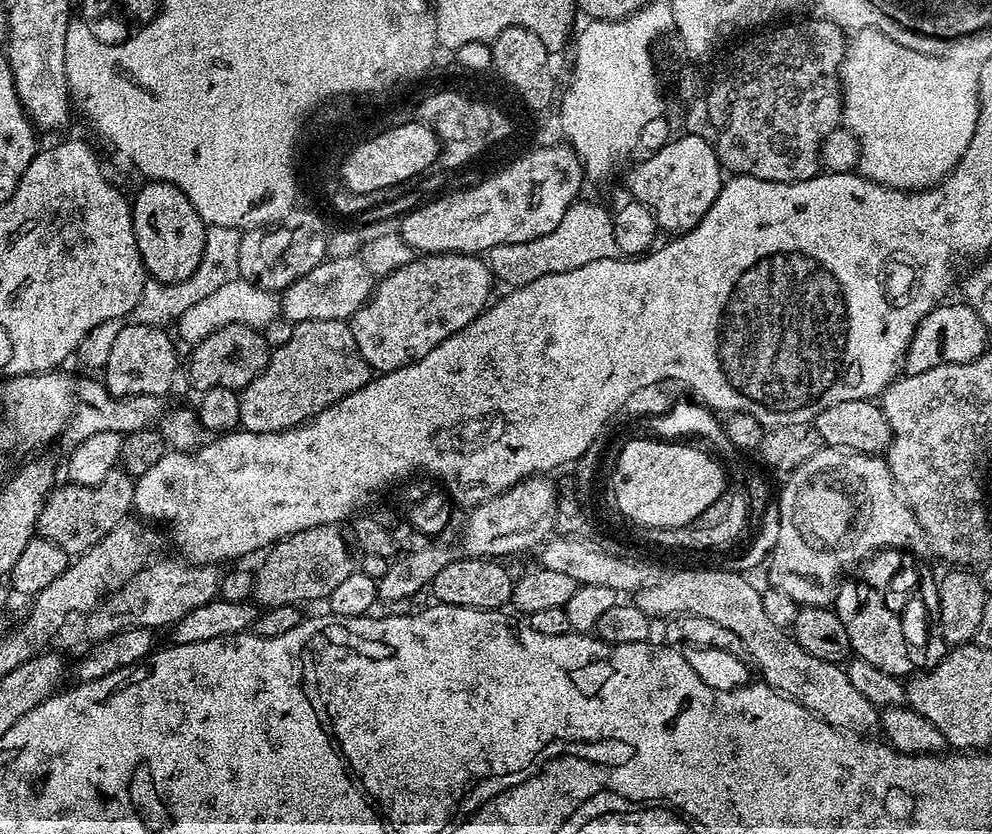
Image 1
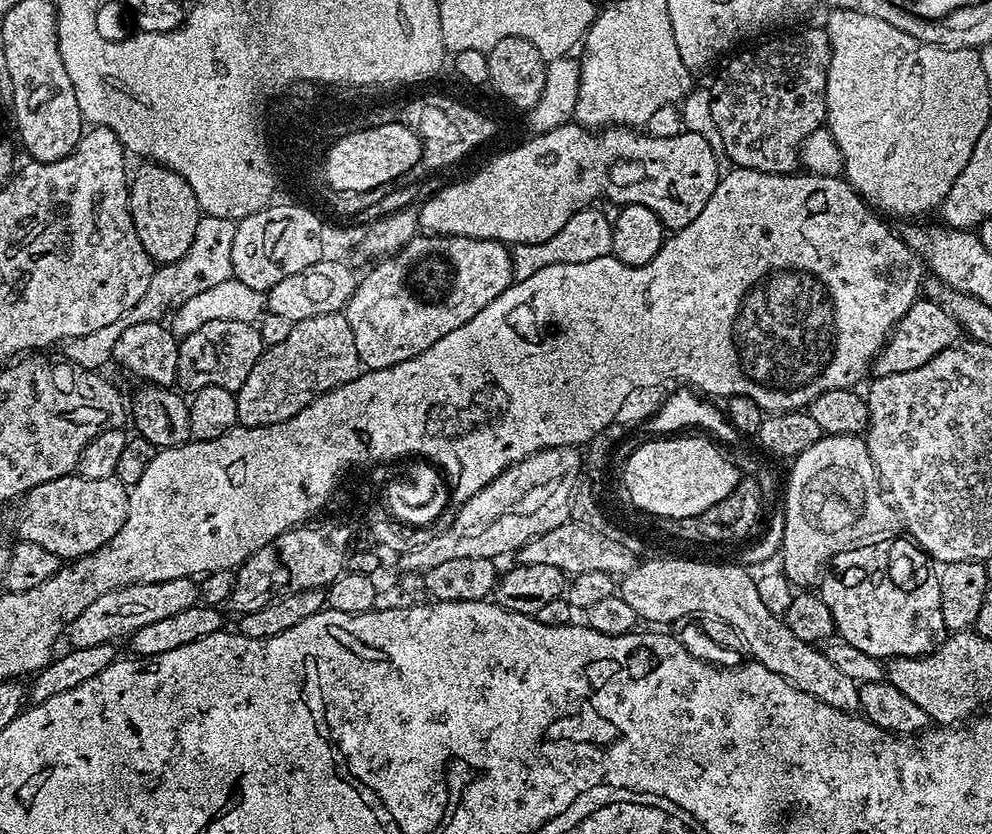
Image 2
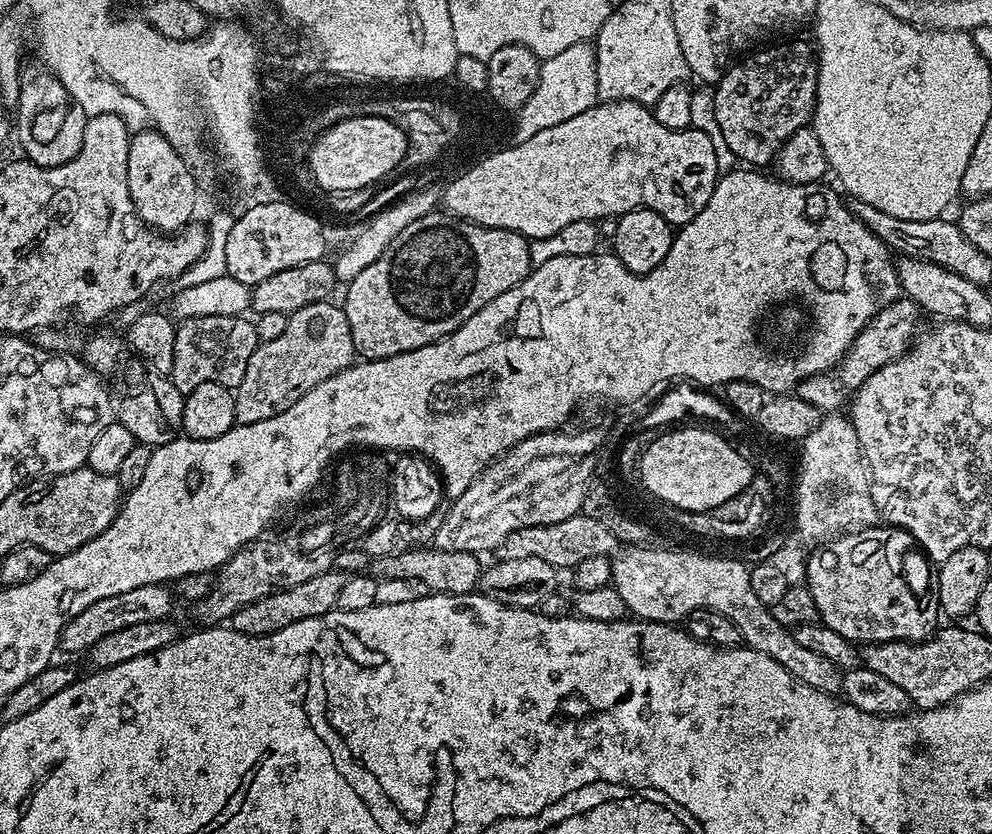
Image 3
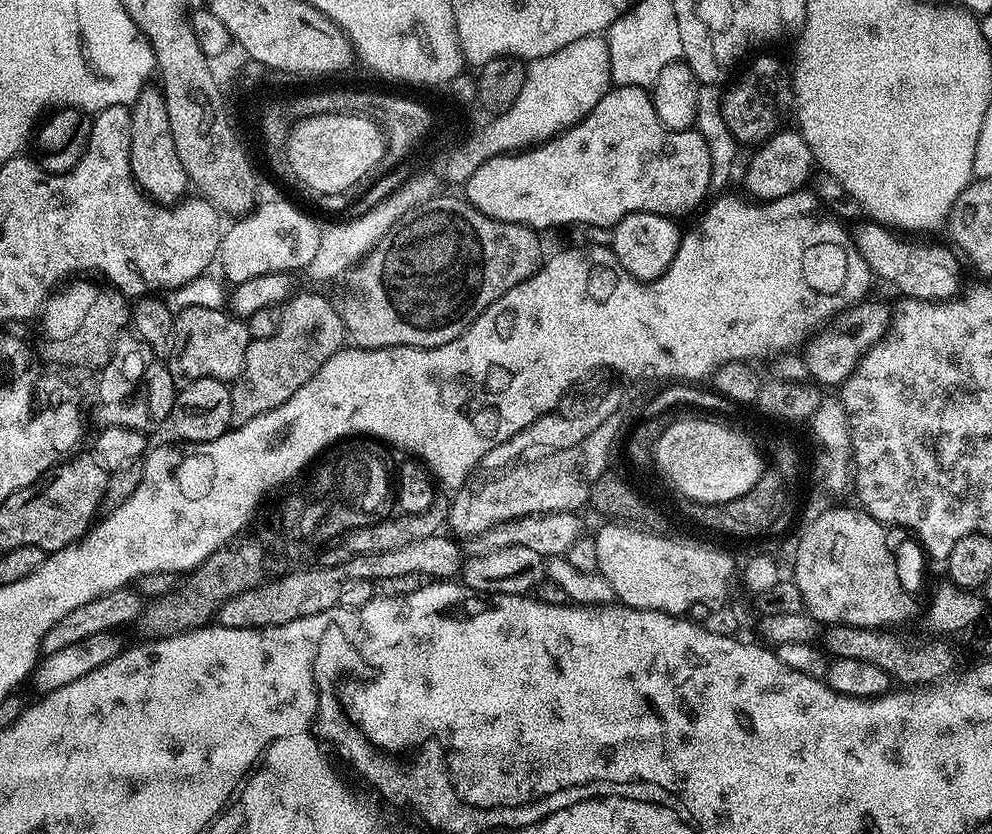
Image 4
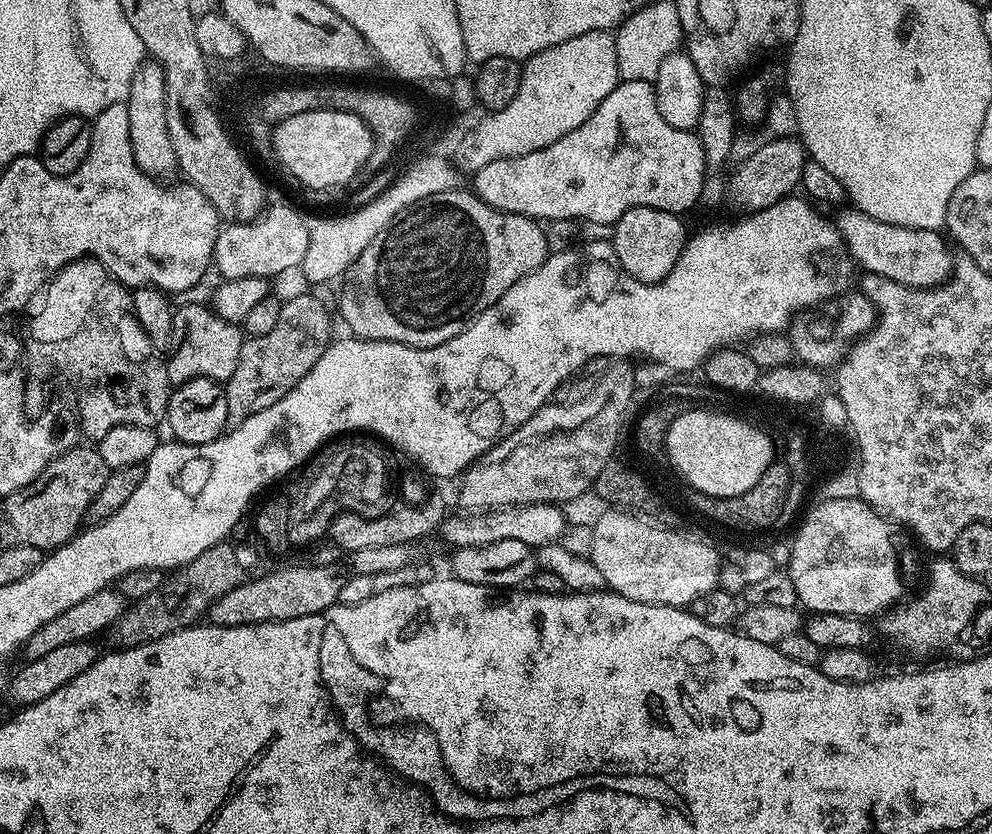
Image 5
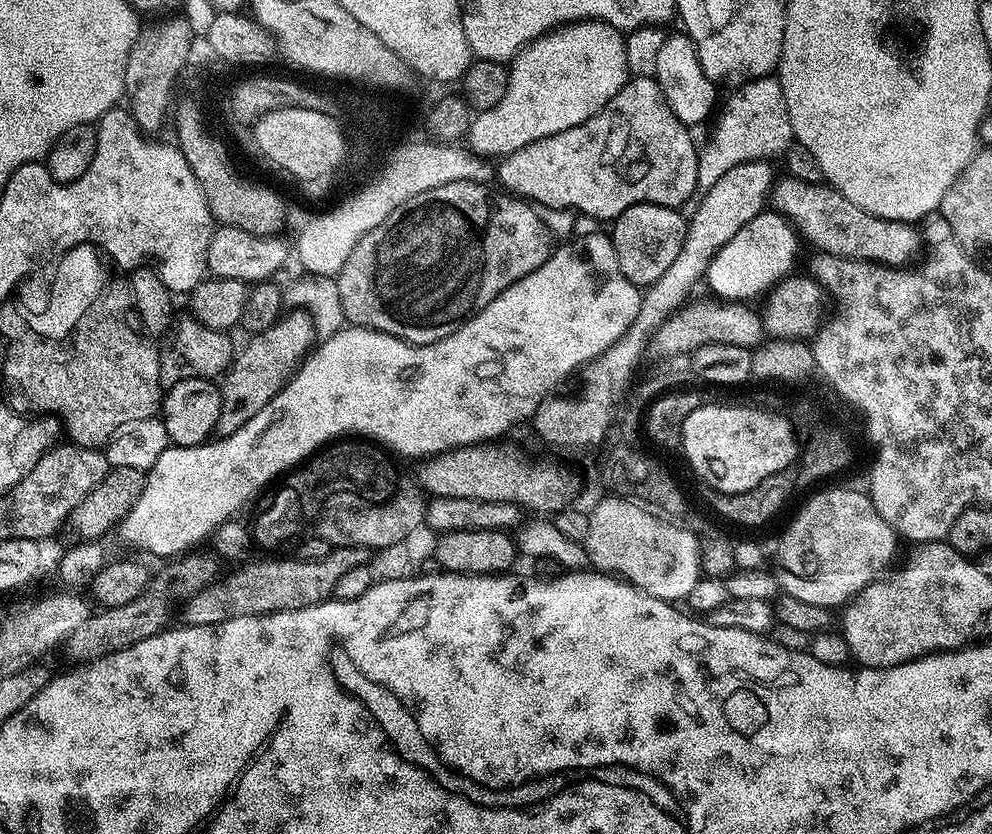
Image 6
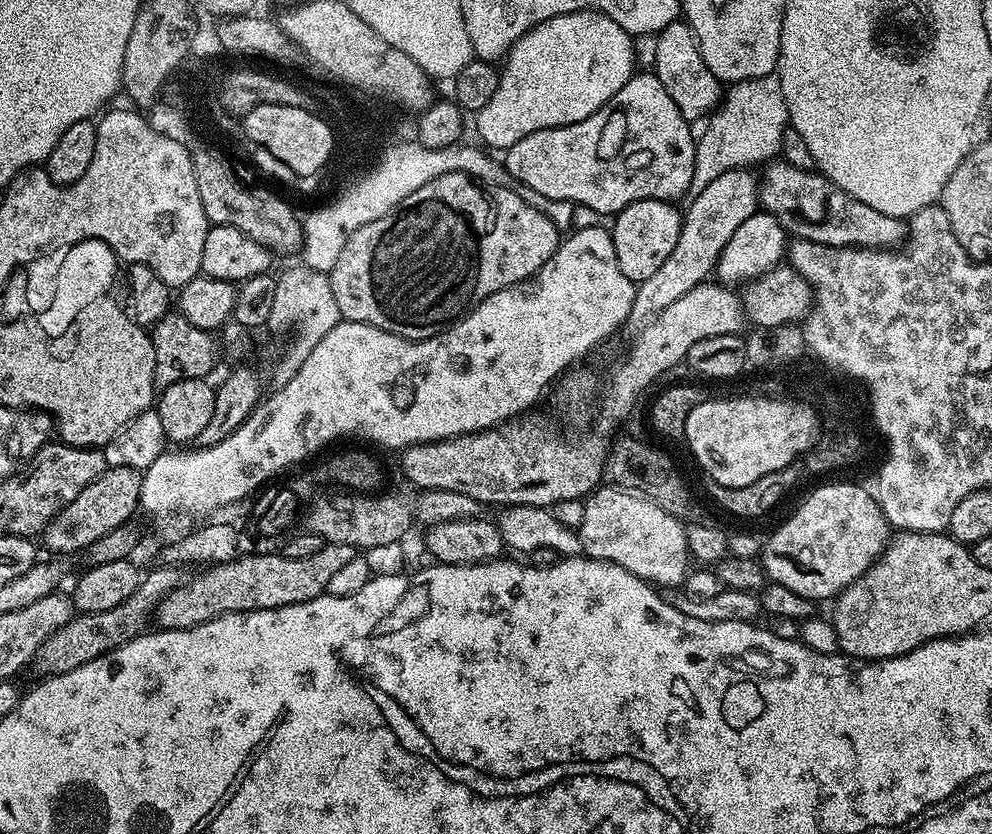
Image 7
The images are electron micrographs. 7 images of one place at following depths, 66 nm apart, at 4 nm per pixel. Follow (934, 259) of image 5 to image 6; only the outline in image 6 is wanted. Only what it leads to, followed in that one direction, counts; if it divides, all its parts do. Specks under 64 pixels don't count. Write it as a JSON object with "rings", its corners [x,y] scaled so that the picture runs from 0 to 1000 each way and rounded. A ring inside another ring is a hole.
{"rings":[[[791,210],[779,224],[776,245],[781,253],[801,265],[807,275],[810,272],[823,287],[830,303],[849,312],[876,312],[878,317],[891,317],[894,321],[910,321],[918,318],[916,315],[926,305],[927,297],[929,302],[926,272],[909,264],[885,261],[869,252],[869,247],[861,247],[857,237],[831,218],[818,221]]]}

